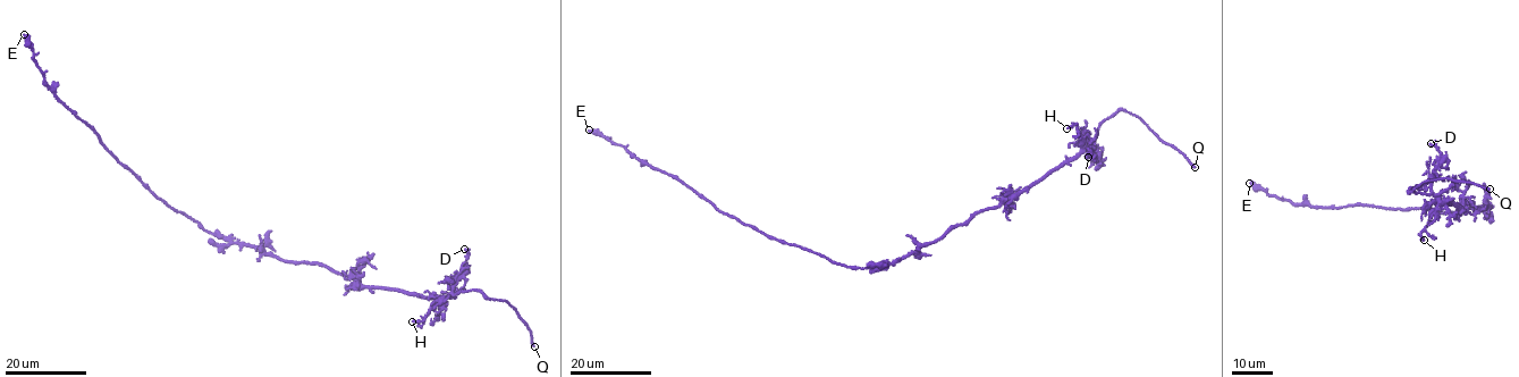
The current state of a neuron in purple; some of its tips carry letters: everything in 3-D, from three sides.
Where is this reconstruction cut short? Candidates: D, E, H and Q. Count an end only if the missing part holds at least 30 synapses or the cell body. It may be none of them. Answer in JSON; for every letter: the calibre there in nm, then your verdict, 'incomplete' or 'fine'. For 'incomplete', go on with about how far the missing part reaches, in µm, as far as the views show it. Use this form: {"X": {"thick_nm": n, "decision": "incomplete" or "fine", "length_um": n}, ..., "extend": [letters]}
{"D": {"thick_nm": 170, "decision": "fine"}, "E": {"thick_nm": 280, "decision": "fine"}, "H": {"thick_nm": 180, "decision": "fine"}, "Q": {"thick_nm": 200, "decision": "incomplete", "length_um": 6}, "extend": ["Q"]}

